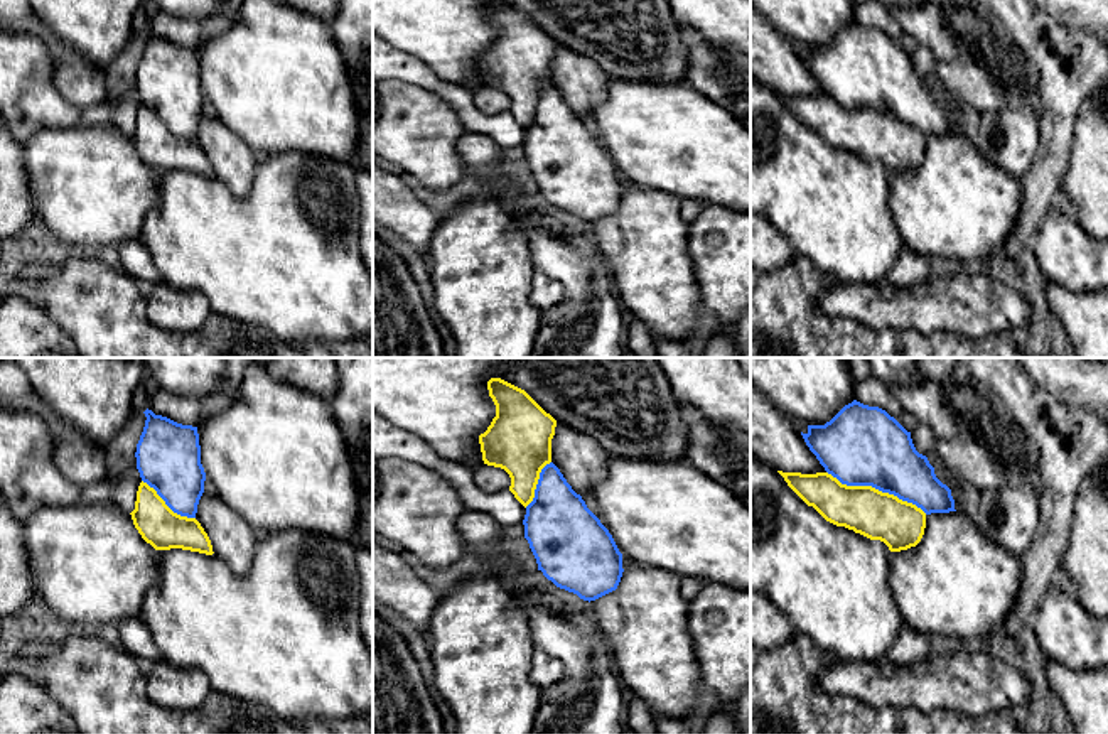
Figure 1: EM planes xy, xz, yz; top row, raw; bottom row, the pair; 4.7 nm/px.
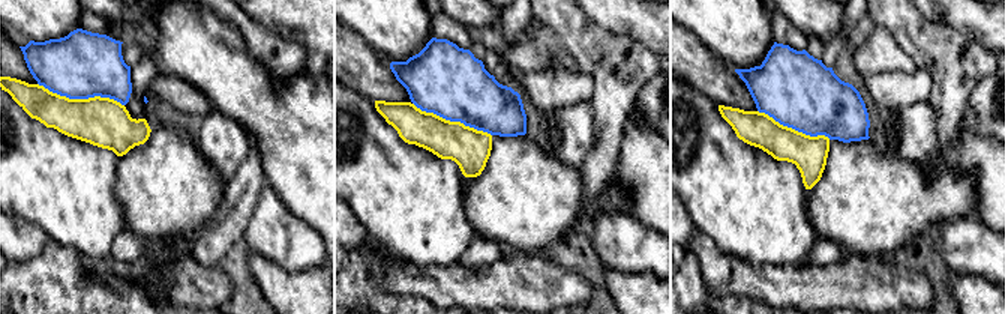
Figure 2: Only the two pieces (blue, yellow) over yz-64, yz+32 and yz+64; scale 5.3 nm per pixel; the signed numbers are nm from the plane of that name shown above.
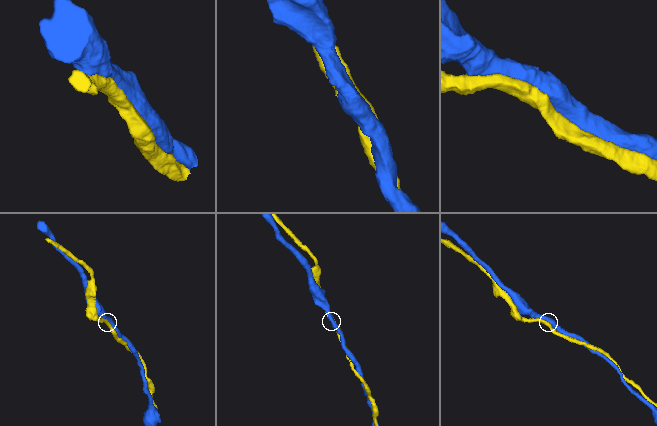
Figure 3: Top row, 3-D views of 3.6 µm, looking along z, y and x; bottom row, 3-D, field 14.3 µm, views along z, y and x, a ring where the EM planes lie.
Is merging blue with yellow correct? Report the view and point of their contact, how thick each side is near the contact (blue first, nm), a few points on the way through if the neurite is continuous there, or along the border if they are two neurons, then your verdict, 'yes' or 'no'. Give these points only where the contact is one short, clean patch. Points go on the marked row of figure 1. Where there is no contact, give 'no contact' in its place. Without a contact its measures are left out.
yz (877, 488) | 380/220 nm | no

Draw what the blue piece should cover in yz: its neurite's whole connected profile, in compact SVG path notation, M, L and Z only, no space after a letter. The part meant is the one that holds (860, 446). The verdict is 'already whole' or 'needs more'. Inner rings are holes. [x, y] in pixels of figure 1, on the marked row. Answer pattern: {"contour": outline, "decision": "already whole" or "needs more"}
{"contour": "M853 400L830 422L808 425L808 432L801 435L825 471L842 484L872 486L916 505L926 515L956 511L951 489L936 478L928 457L916 451L911 432L879 407Z", "decision": "already whole"}

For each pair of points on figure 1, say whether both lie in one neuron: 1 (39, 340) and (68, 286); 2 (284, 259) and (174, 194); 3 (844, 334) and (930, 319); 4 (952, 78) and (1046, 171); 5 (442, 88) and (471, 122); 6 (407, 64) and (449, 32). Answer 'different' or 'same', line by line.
1: different
2: same
3: different
4: different
5: same
6: different

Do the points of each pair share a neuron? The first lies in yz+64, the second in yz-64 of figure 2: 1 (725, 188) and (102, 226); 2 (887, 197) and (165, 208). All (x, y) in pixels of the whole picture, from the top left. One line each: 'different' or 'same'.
1: same
2: same

